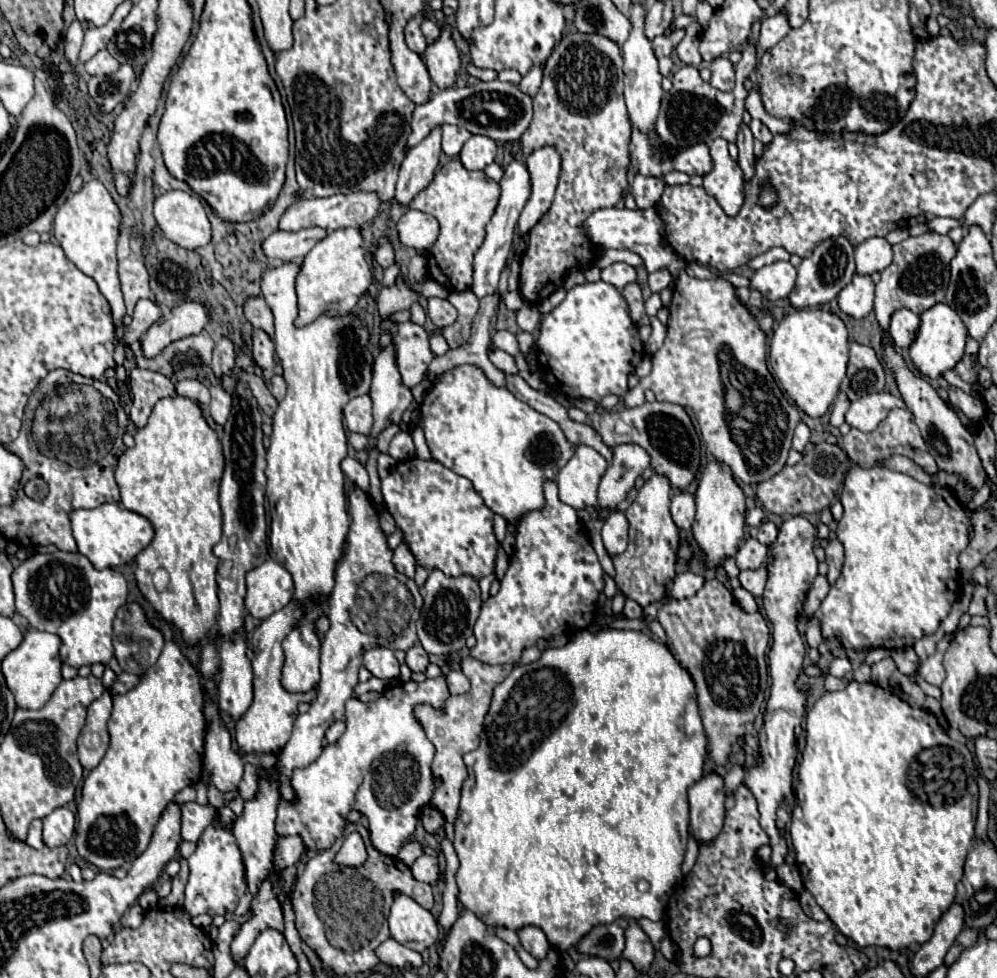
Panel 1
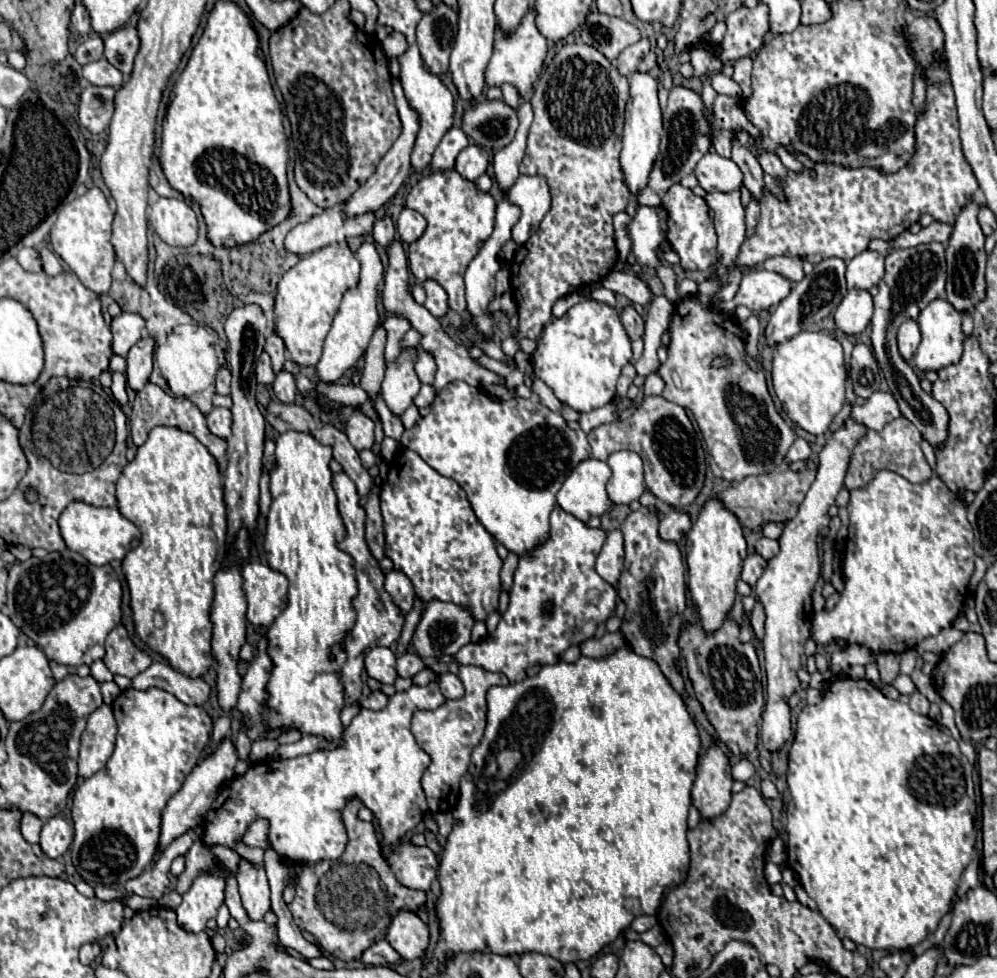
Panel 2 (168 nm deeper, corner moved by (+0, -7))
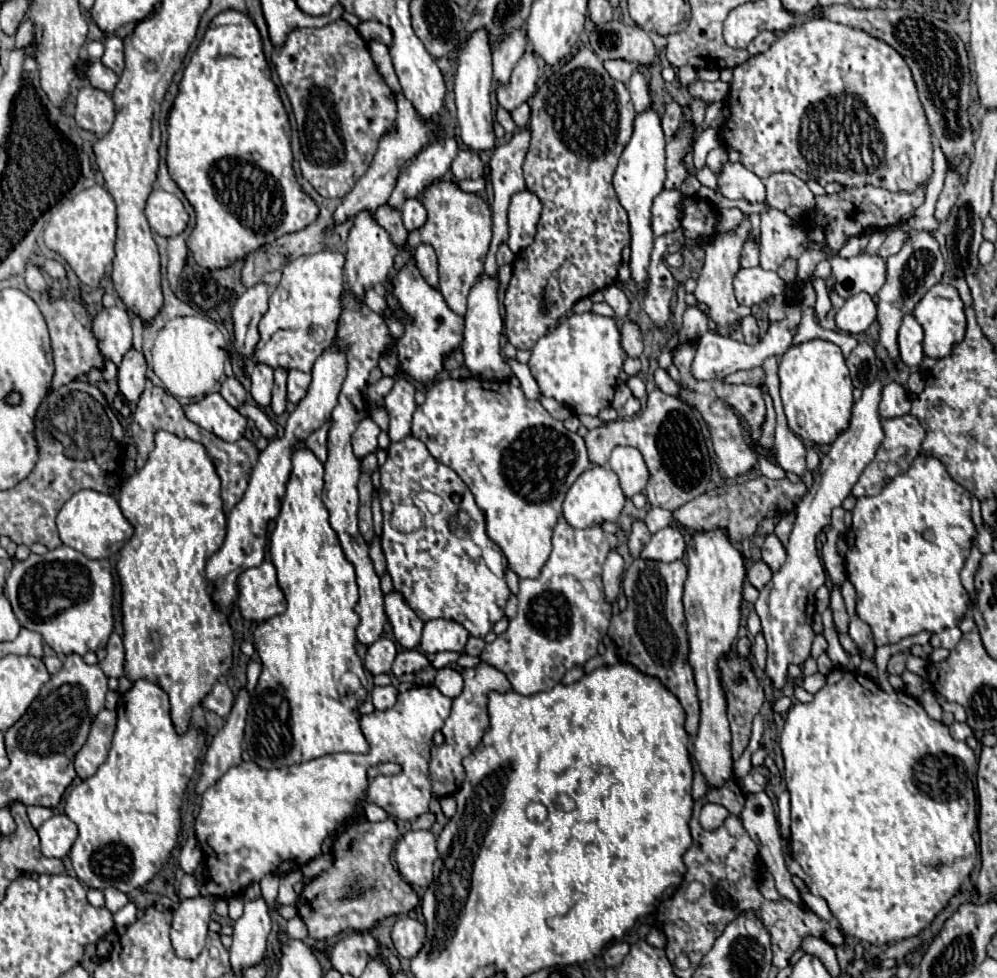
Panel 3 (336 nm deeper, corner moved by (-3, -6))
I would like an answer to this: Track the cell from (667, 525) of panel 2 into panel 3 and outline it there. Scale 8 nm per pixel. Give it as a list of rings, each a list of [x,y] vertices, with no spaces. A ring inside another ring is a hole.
[[[665,527],[653,535],[651,543],[643,551],[643,557],[671,563],[675,559],[681,559],[683,551],[685,551],[685,541],[683,541],[683,535],[679,533],[679,529]]]

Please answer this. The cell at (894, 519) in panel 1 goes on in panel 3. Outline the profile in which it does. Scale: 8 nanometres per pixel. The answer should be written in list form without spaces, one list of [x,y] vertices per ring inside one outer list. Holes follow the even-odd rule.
[[[919,455],[909,471],[893,477],[879,495],[857,499],[853,525],[845,535],[849,545],[845,565],[847,577],[857,589],[857,617],[871,627],[877,647],[899,643],[921,631],[939,633],[947,627],[959,625],[969,601],[959,571],[971,553],[975,535],[969,491],[957,485],[947,475],[945,467],[931,457]]]

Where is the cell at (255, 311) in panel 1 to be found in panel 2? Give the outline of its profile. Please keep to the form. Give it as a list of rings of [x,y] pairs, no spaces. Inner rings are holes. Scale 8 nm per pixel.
[[[270,332],[268,338],[266,338],[266,352],[270,354],[270,358],[272,358],[272,368],[274,368],[274,372],[278,374],[278,372],[282,370],[282,366],[284,366],[286,356],[284,356],[284,342],[282,342],[274,332]]]

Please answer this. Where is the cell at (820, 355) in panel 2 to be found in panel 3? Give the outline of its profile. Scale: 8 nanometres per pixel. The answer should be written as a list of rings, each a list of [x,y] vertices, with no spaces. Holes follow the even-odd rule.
[[[811,339],[793,345],[779,361],[779,379],[789,429],[801,439],[819,445],[833,443],[847,427],[853,407],[853,385],[841,349],[825,339]]]

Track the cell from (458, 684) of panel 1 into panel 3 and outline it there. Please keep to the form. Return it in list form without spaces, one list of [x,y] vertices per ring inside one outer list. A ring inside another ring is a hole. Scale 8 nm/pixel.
[[[443,667],[443,669],[437,671],[435,687],[437,687],[443,695],[455,699],[455,697],[459,697],[461,691],[463,691],[463,677],[461,677],[459,671],[455,671],[455,669],[451,669],[451,667]]]

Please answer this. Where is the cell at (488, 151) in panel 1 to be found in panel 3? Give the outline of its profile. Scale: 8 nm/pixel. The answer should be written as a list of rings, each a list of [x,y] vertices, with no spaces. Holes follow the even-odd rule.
[[[463,149],[453,159],[451,171],[453,171],[453,177],[457,181],[461,181],[461,179],[479,179],[479,177],[483,177],[485,163],[483,163],[483,159],[481,159],[481,155],[477,151]]]

